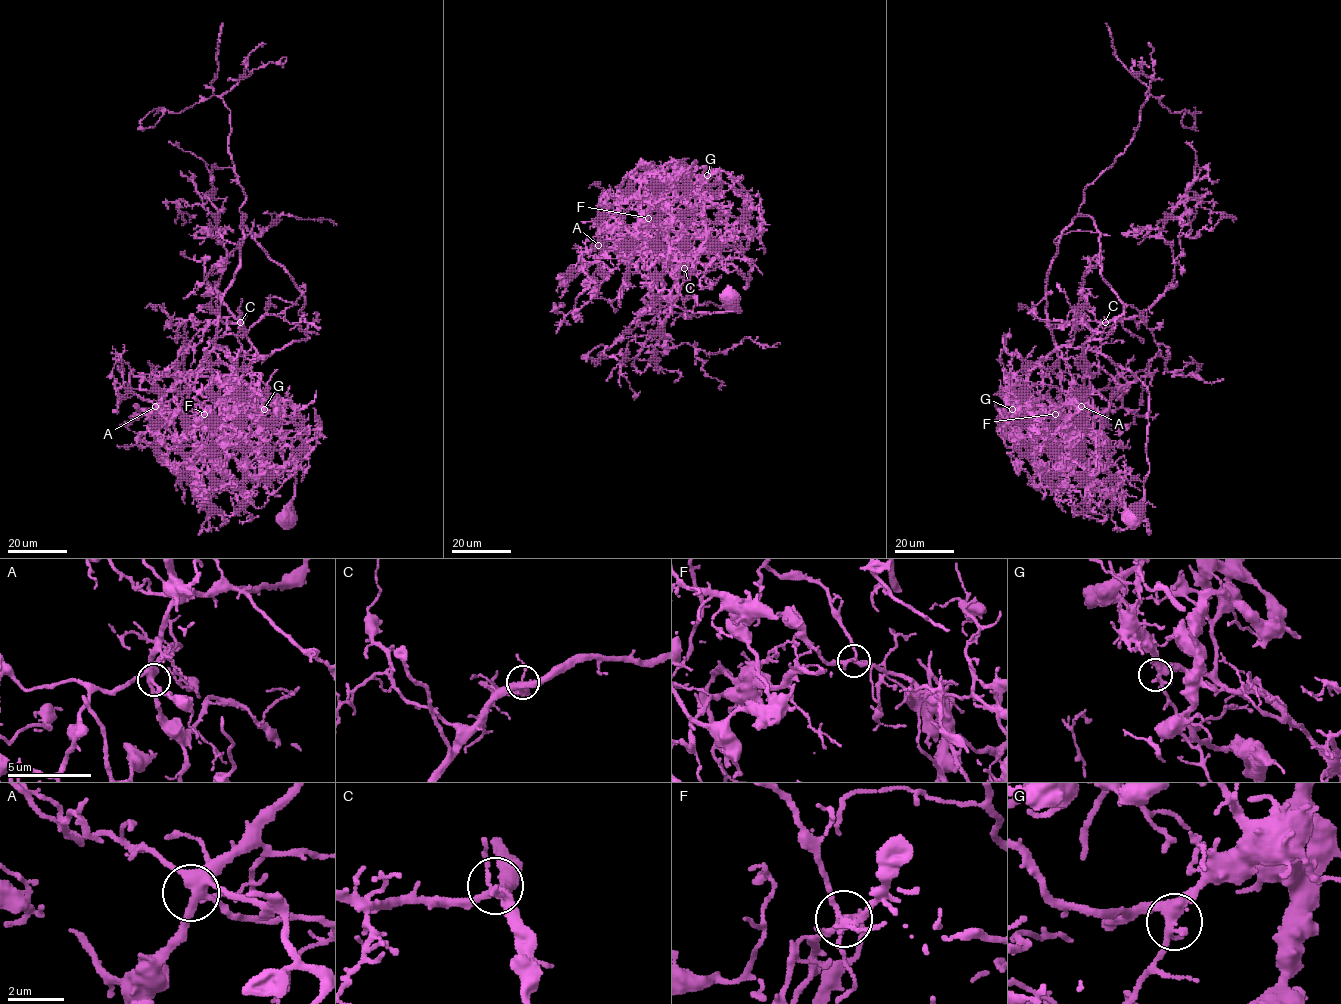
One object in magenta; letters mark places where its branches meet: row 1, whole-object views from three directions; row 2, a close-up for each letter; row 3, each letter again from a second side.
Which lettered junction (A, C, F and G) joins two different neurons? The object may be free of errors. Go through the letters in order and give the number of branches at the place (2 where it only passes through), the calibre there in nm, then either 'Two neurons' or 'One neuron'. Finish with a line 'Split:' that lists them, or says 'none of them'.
A: Branches: 6. Thickness 400 nm. One neuron
C: Branches: 4. Thickness 360 nm. One neuron
F: Branches: 4. Thickness 240 nm. Two neurons
G: Branches: 4. Thickness 320 nm. One neuron
Split: F

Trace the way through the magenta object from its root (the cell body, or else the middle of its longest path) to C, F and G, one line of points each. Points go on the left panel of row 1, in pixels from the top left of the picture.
C: (286, 518), (297, 424), (227, 379), (217, 346), (237, 360), (234, 405), (226, 394), (257, 355), (240, 322)
F: (286, 518), (294, 496), (296, 422), (272, 400), (256, 399), (222, 379), (224, 469), (203, 446), (204, 414)
G: (286, 518), (297, 424), (227, 379), (234, 366), (226, 347), (209, 351), (206, 361), (228, 392), (264, 409)

